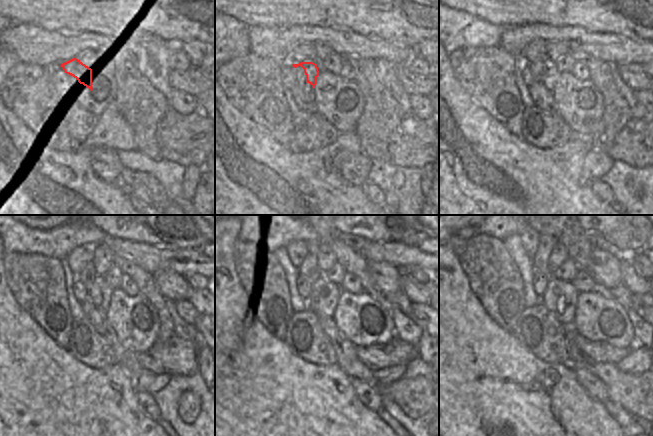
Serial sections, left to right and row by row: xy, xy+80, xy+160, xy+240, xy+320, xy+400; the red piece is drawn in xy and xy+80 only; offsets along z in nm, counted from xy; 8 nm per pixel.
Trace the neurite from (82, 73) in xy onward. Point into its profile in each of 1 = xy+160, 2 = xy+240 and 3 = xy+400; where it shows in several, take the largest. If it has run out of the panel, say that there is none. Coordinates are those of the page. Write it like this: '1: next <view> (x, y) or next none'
1: next xy+160 (547, 72)
2: next xy+240 (100, 293)
3: next xy+400 (560, 297)

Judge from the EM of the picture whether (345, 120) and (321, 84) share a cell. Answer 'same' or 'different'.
same

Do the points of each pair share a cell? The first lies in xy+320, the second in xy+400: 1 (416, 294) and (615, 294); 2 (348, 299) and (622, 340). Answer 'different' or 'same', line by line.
1: different
2: same

